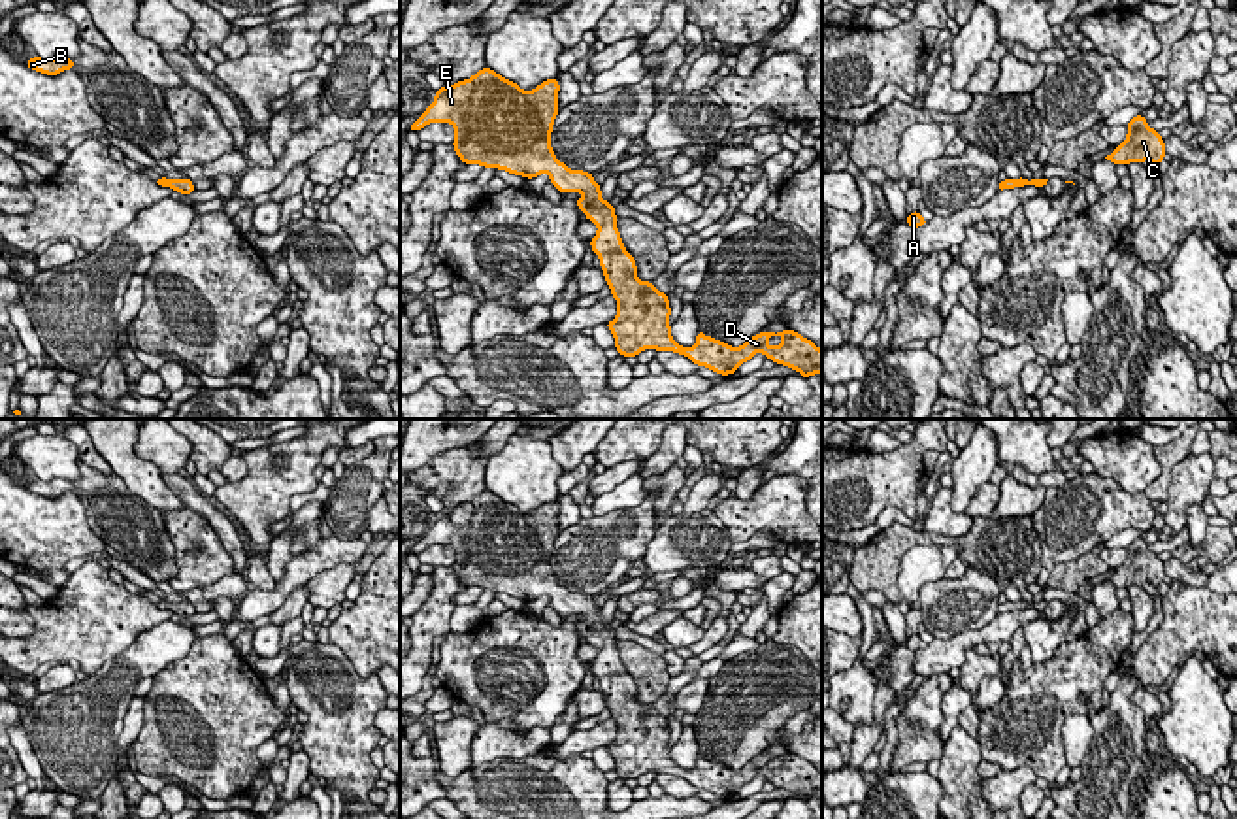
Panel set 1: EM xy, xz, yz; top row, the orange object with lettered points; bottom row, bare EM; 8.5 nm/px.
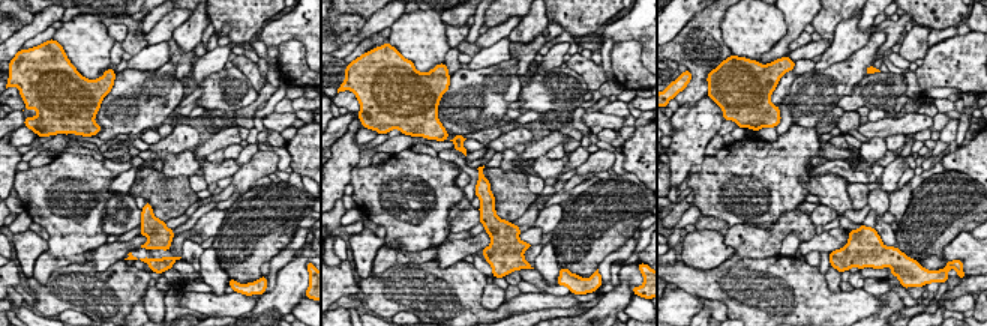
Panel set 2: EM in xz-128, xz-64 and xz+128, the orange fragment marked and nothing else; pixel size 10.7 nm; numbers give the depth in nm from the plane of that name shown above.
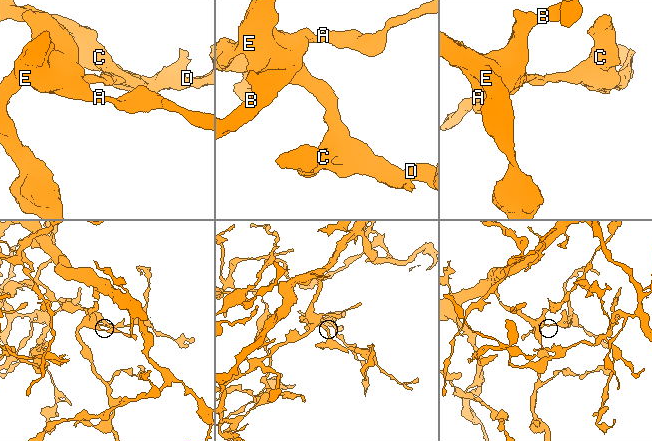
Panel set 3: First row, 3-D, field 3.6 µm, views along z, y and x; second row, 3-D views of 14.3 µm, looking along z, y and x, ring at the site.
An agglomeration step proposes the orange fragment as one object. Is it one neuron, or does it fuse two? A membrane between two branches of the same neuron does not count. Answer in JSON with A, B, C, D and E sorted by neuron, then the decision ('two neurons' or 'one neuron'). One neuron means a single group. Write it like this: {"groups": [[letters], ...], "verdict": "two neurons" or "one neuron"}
{"groups": [["A", "B", "C", "D", "E"]], "verdict": "one neuron"}

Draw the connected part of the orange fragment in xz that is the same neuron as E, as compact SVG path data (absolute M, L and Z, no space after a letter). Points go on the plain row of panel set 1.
M490 491L470 502L443 508L426 534L409 547L411 555L430 545L454 549L453 570L464 587L498 591L526 602L549 596L562 617L581 615L577 630L598 649L590 662L600 691L617 723L617 738L605 745L622 779L637 779L645 772L673 774L715 796L730 798L758 774L775 787L798 793L801 800L822 796L822 772L794 753L758 755L741 770L696 757L692 770L671 760L669 721L651 704L637 702L637 687L626 674L617 651L615 628L602 621L602 608L590 594L571 593L551 570L551 555L558 530L558 500L532 513L522 513Z

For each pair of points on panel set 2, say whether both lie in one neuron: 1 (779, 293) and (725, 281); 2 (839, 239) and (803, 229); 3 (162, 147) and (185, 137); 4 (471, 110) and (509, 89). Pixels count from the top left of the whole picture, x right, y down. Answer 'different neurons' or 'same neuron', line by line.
1: same neuron
2: different neurons
3: same neuron
4: same neuron

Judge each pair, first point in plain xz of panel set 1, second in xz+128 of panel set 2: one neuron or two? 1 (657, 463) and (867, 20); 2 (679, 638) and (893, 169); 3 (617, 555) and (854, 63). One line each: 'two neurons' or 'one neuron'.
1: one neuron
2: two neurons
3: one neuron

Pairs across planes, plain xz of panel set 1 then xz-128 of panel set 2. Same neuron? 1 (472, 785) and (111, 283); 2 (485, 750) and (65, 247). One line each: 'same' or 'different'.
1: same
2: different

